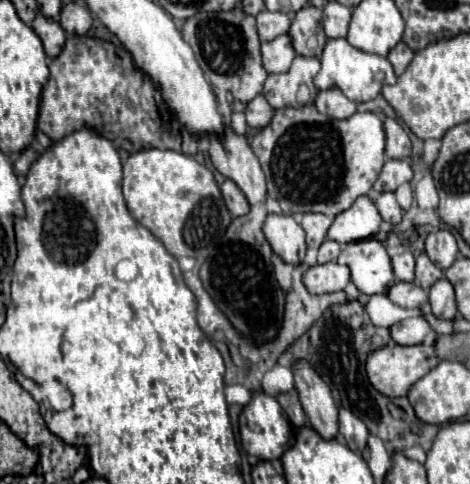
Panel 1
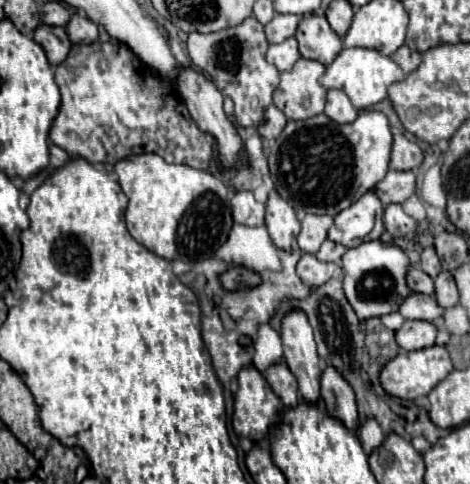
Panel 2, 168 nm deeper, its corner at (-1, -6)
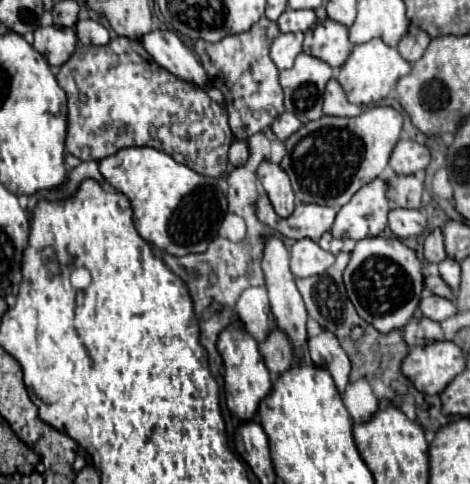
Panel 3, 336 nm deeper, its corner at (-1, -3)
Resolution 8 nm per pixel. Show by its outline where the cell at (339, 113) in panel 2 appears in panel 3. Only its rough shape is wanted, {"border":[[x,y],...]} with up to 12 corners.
{"border":[[331,79],[325,89],[323,115],[357,117],[363,109],[347,101]]}

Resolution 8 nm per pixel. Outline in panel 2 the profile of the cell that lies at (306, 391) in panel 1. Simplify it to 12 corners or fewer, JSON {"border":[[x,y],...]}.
{"border":[[307,314],[281,320],[283,358],[305,402],[317,402],[319,356]]}

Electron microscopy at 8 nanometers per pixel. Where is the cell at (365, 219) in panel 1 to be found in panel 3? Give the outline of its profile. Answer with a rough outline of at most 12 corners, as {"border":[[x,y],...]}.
{"border":[[383,179],[343,205],[331,227],[337,239],[369,239],[387,225]]}

